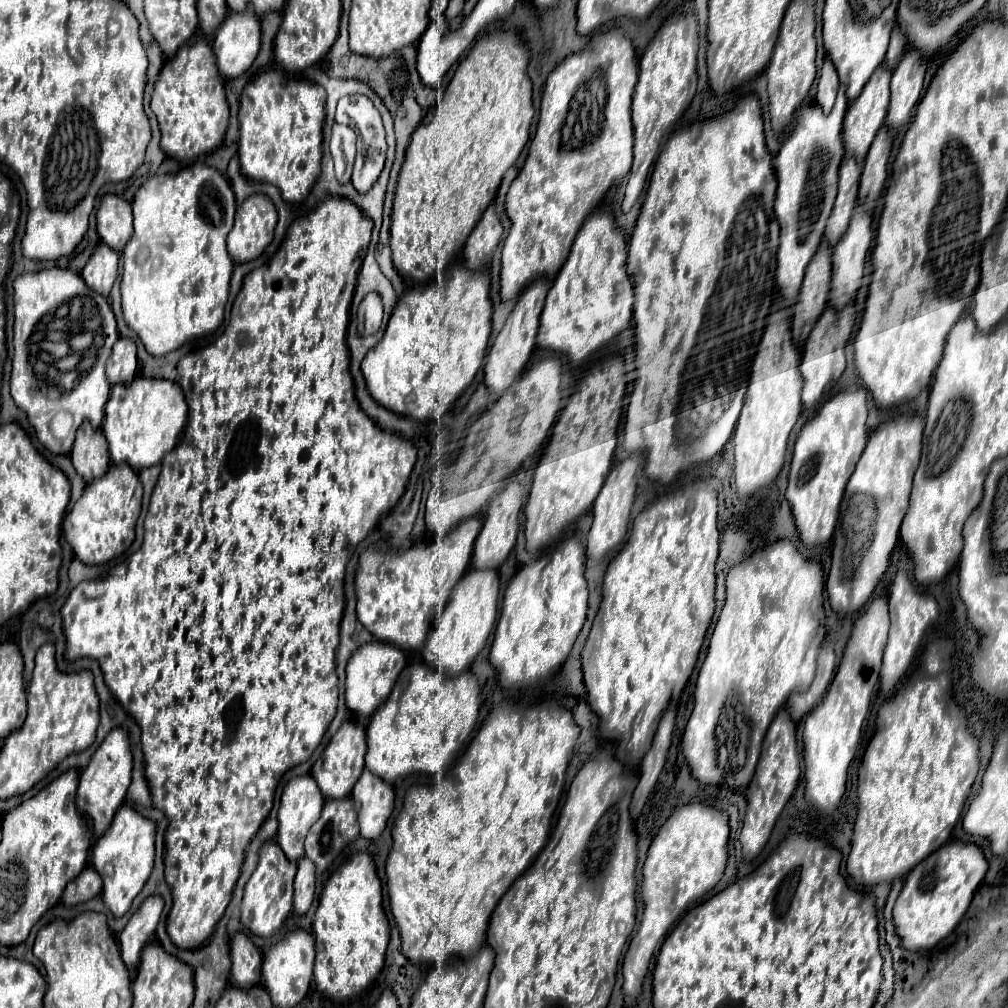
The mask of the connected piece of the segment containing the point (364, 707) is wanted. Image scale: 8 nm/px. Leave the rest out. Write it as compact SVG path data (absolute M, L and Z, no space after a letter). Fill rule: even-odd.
M370 641L368 645L362 645L360 649L356 649L356 653L352 653L346 665L346 705L348 709L360 721L370 719L372 713L378 709L378 705L386 701L404 665L406 665L406 655L402 649L396 649L396 645L388 645L382 641Z

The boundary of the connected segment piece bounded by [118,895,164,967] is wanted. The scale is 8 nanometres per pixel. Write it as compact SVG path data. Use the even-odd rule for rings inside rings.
M150 895L142 901L138 911L130 917L124 931L120 933L120 951L122 959L128 967L136 967L140 963L140 953L146 943L154 939L154 931L162 913L164 901L160 895Z

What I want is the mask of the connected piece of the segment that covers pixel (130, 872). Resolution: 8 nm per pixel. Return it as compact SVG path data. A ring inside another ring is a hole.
M124 803L124 809L116 813L116 821L112 821L112 829L108 829L108 833L104 833L104 837L94 843L92 865L104 881L102 899L114 917L122 917L144 887L154 865L154 839L156 821L140 815L134 805Z

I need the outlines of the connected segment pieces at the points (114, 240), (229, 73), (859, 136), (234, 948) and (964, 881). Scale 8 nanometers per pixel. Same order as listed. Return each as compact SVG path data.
M106 193L96 211L96 229L100 239L120 253L132 237L132 207L120 195Z
M252 9L244 13L228 13L214 37L214 53L218 69L226 79L240 77L256 59L262 43L260 19Z
M884 63L878 65L878 69L876 69L874 75L870 77L870 81L864 85L860 97L850 103L848 113L846 113L846 117L844 117L842 137L844 137L846 157L854 157L856 161L860 161L860 165L864 163L864 157L866 157L866 153L868 153L868 147L870 147L870 143L874 141L878 129L880 129L882 123L884 123L886 109L888 109L888 103L890 103L890 91L888 91L890 75L892 75L892 71L888 71Z
M238 931L230 941L230 957L232 957L232 983L246 989L260 983L260 967L262 967L262 953L258 947Z
M946 843L922 863L918 863L906 877L902 893L894 905L894 925L902 945L910 951L930 949L948 937L966 913L976 887L984 879L988 863L974 843Z

